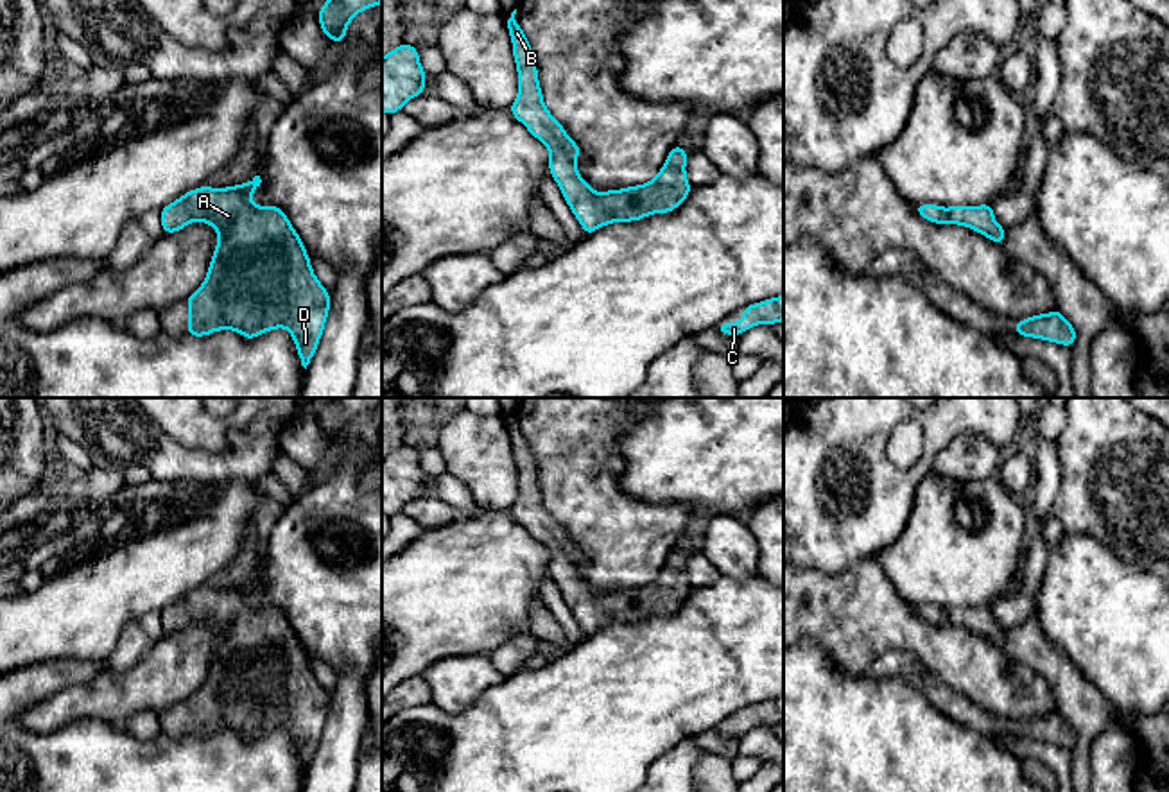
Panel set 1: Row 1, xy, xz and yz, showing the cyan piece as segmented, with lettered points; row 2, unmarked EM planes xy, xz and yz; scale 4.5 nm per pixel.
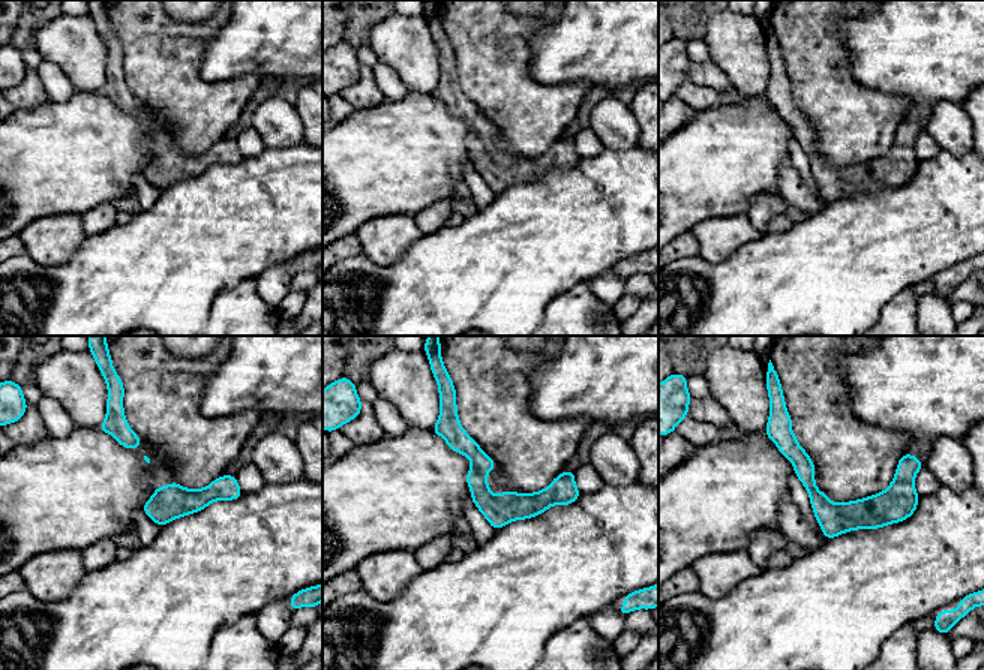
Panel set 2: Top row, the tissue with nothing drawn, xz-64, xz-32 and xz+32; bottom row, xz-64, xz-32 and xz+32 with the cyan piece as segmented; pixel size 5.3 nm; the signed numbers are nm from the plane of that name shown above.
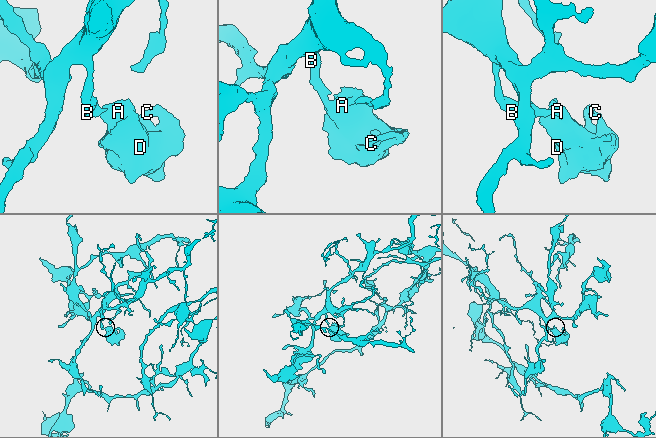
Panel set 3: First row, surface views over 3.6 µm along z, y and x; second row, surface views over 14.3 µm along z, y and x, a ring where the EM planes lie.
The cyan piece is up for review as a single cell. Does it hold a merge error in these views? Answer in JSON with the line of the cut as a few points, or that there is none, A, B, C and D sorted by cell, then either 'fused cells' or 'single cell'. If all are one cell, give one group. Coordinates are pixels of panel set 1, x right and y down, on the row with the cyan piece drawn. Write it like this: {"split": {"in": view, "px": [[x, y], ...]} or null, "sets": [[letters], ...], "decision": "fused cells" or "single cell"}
{"split": {"in": "xz", "px": [[596, 192], [597, 223], [583, 228]]}, "sets": [["A", "C", "D"], ["B"]], "decision": "fused cells"}

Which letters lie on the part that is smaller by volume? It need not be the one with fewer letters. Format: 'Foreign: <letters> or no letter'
Foreign: A, C, D

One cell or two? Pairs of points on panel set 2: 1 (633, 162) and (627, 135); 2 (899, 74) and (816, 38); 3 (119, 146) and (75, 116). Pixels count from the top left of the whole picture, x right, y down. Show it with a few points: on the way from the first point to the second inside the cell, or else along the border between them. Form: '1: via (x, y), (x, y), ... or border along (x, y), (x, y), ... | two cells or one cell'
1: border along (636, 144), (627, 149), (605, 149) | two cells
2: border along (840, 18), (849, 71), (863, 86) | two cells
3: via (108, 146), (104, 146), (86, 126) | one cell

